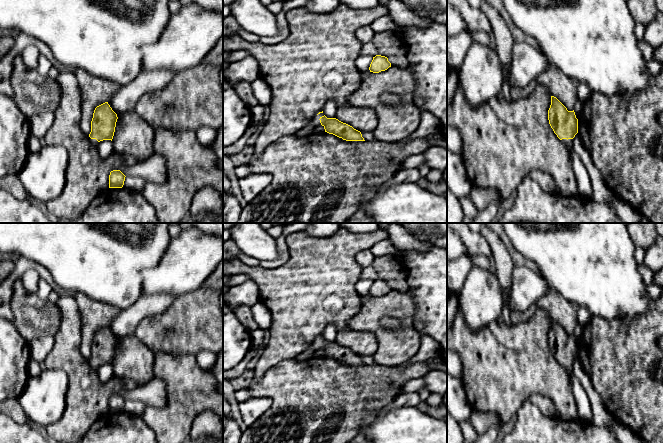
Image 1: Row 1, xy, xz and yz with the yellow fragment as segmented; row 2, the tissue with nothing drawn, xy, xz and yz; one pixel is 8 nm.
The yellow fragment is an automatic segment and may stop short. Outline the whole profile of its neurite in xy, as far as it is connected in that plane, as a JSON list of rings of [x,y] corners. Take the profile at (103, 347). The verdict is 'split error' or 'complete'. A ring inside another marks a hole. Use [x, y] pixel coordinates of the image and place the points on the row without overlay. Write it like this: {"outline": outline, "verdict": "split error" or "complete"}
{"outline": [[[108,326],[97,330],[91,345],[91,356],[89,358],[91,368],[97,370],[100,365],[112,365],[117,343],[117,338],[112,334]]], "verdict": "split error"}

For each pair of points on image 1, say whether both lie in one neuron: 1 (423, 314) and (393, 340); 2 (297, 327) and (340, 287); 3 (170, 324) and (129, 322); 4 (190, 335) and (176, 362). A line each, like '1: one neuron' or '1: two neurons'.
1: two neurons
2: one neuron
3: two neurons
4: two neurons

